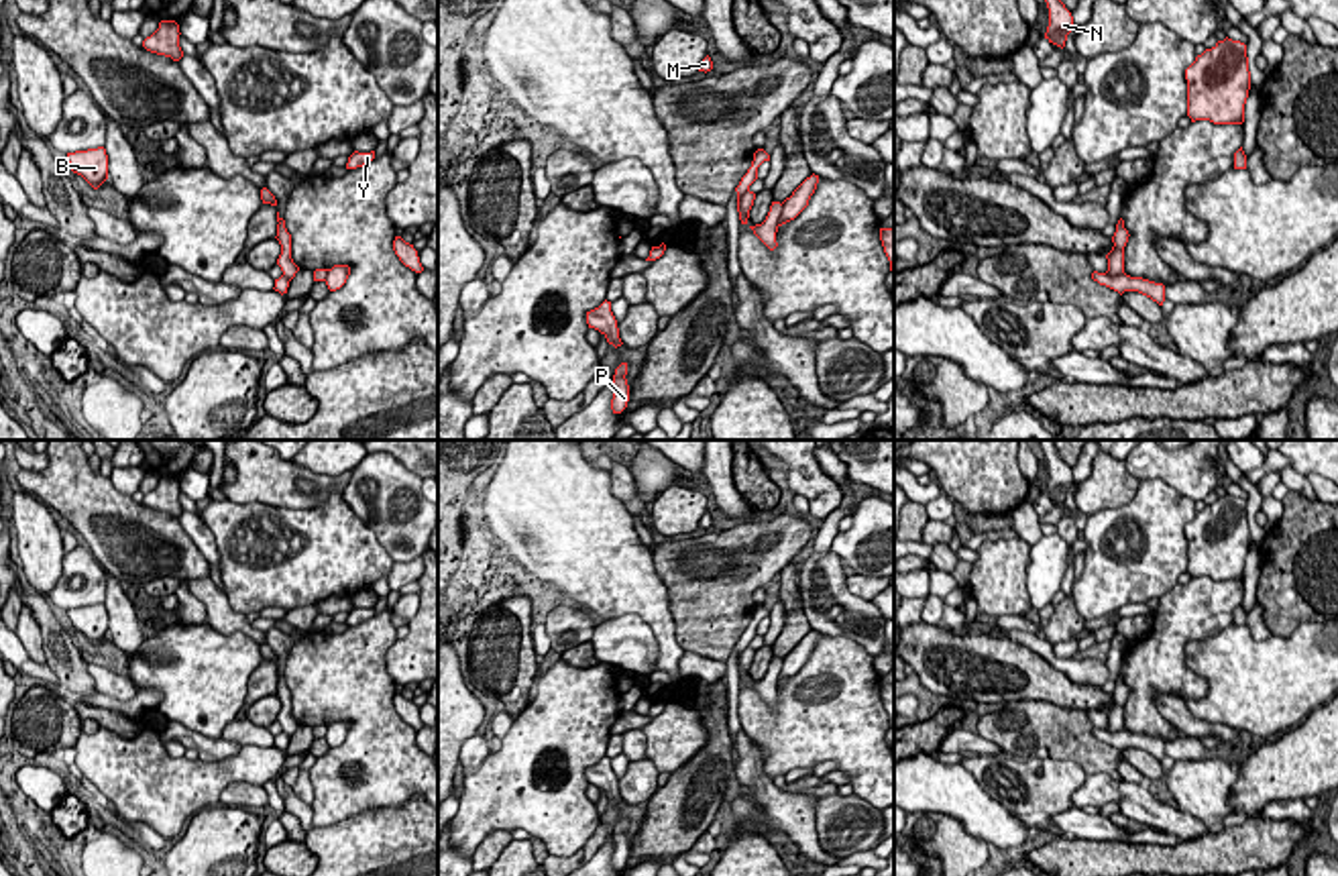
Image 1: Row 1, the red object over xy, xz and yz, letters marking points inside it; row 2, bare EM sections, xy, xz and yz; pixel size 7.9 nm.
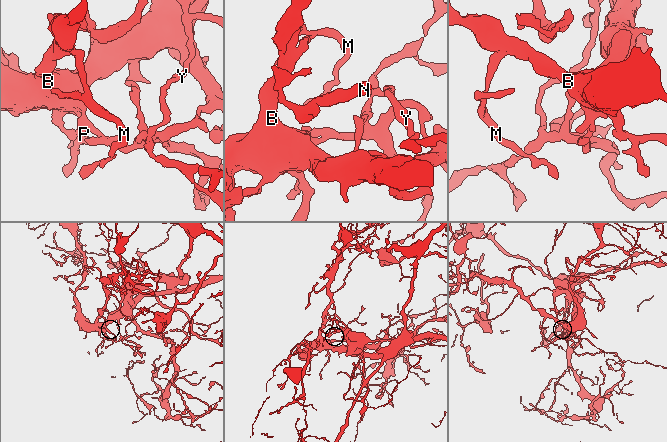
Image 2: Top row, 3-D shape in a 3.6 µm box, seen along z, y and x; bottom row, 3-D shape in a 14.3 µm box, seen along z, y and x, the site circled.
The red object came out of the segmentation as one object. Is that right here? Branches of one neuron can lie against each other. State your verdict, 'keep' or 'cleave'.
cleave

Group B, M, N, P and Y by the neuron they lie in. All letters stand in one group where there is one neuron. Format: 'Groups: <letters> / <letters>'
Groups: B M P / N Y

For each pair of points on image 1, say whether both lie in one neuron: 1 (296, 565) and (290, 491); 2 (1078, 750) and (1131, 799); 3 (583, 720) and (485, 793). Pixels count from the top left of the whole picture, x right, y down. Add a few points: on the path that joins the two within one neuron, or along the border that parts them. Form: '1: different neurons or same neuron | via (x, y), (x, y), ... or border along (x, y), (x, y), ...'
1: different neurons | border along (339, 496), (330, 494), (310, 508), (245, 504)
2: different neurons | border along (1086, 773), (1108, 773), (1123, 781)
3: same neuron | via (559, 734), (510, 779)

